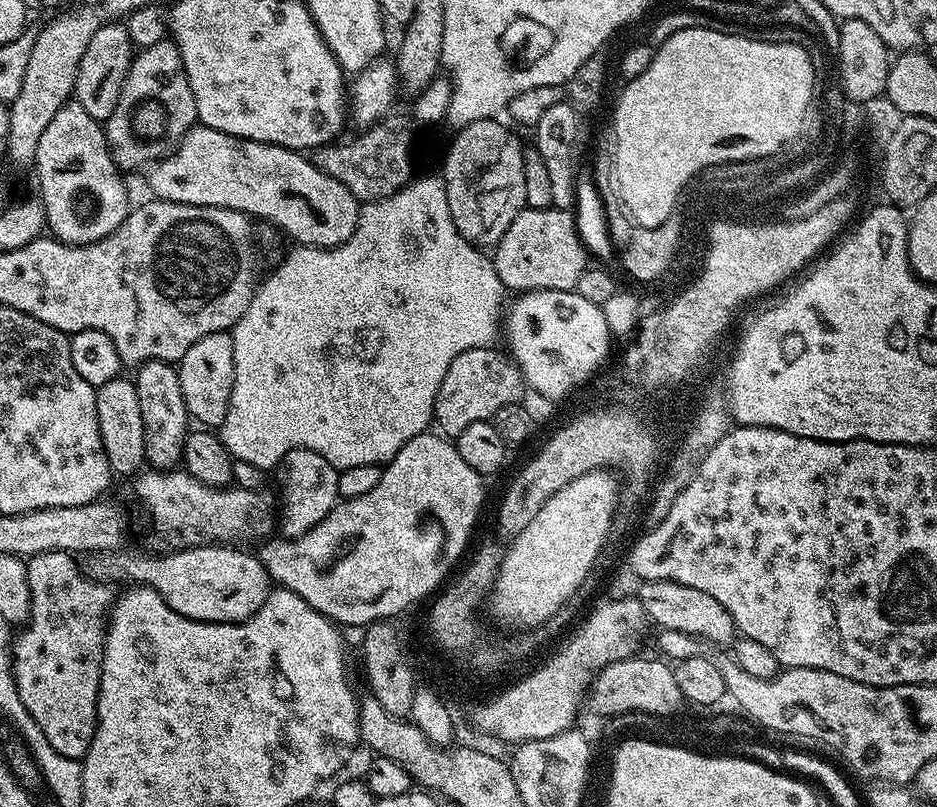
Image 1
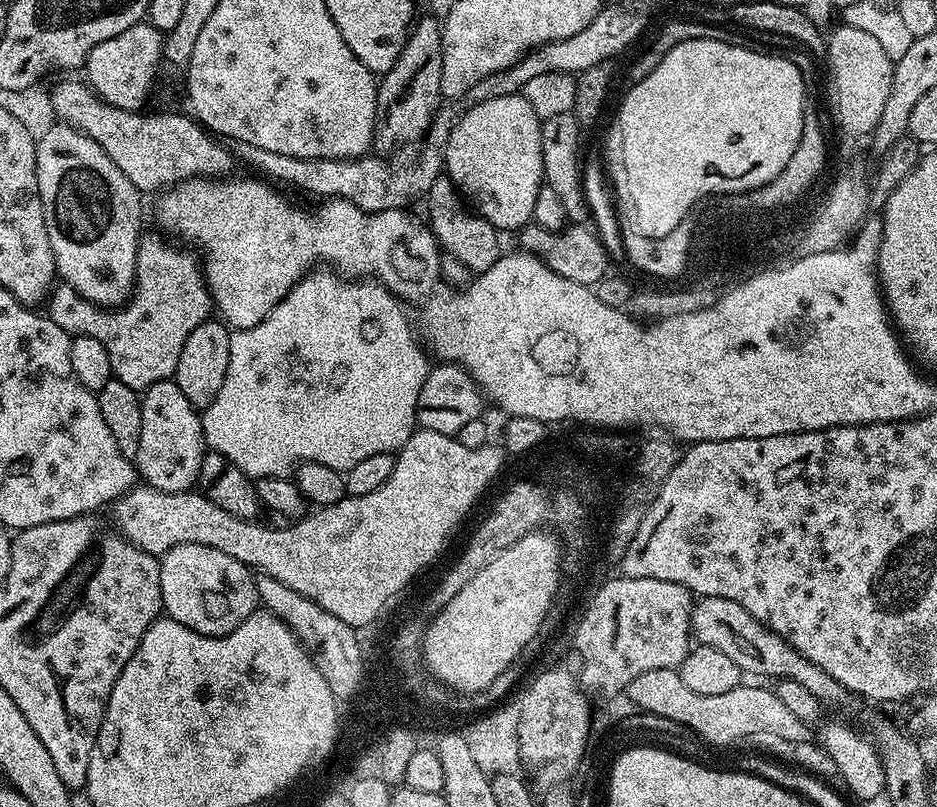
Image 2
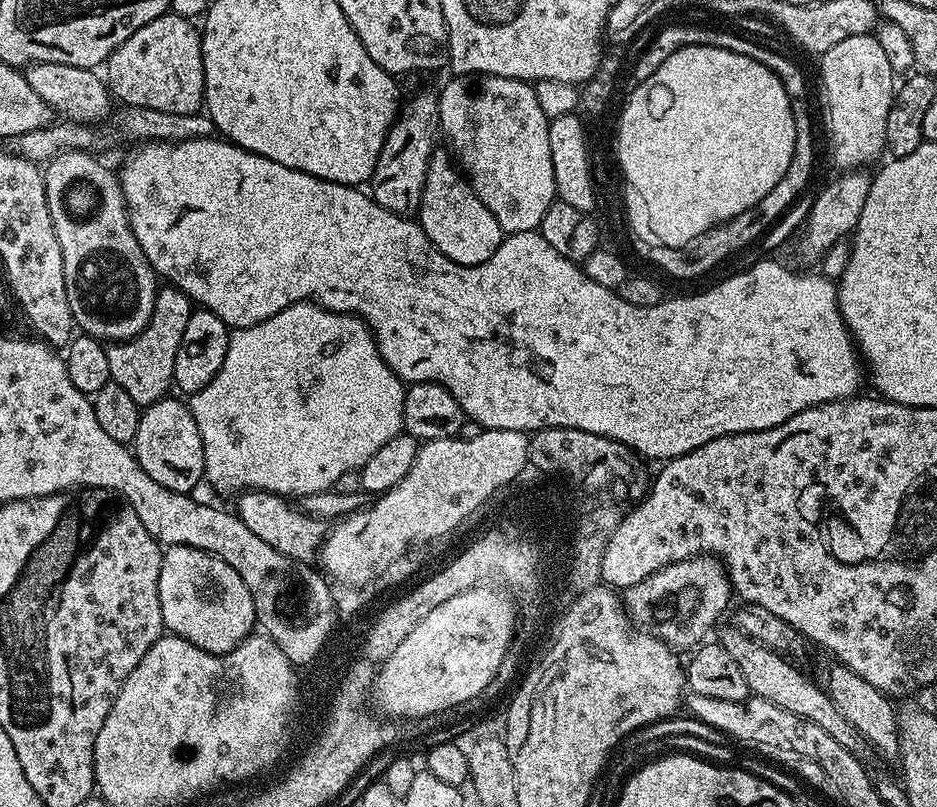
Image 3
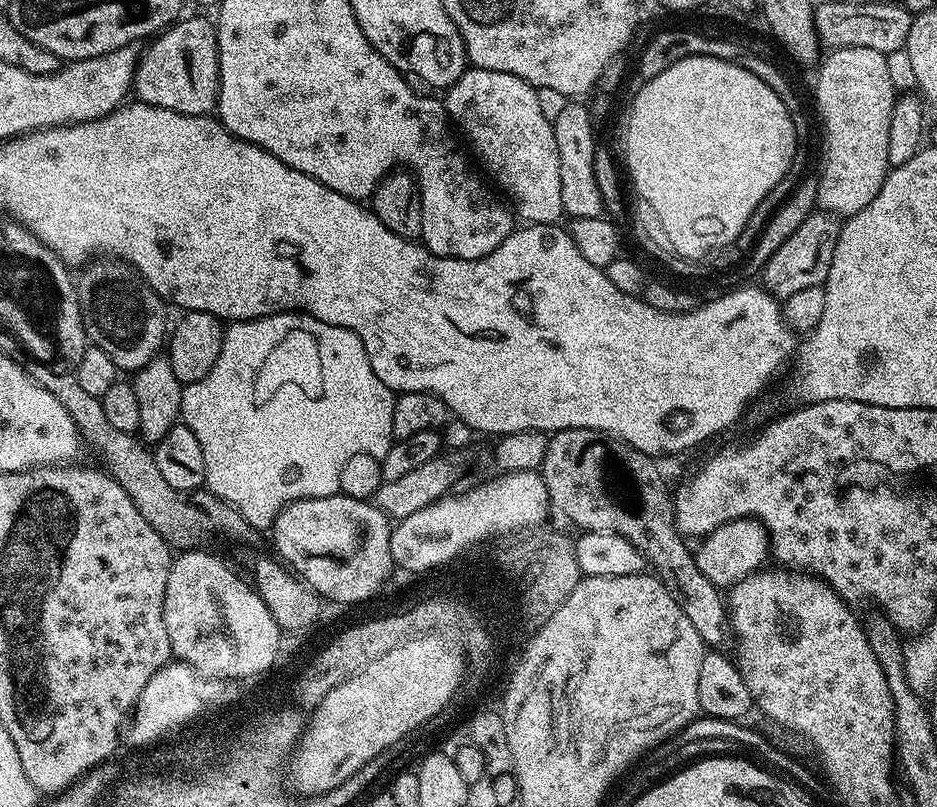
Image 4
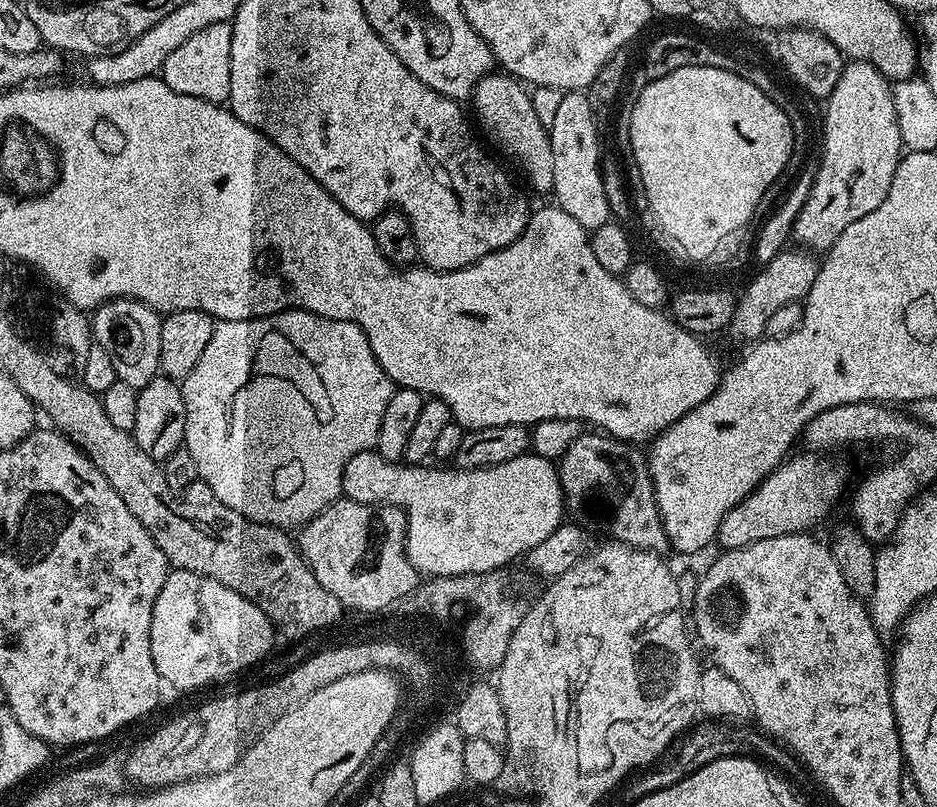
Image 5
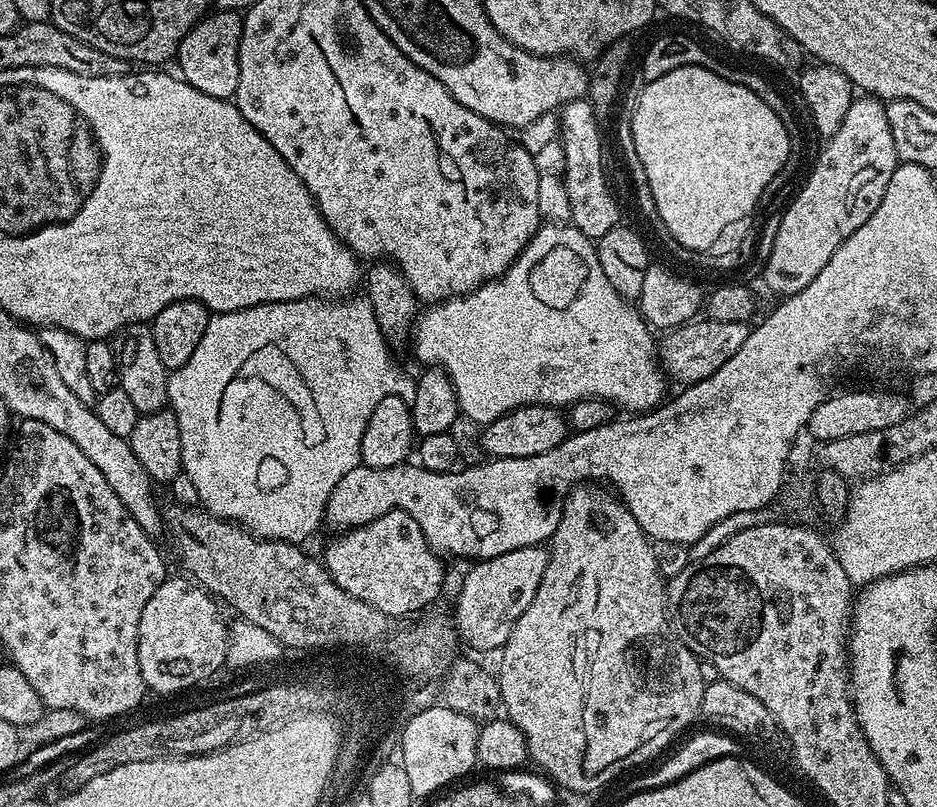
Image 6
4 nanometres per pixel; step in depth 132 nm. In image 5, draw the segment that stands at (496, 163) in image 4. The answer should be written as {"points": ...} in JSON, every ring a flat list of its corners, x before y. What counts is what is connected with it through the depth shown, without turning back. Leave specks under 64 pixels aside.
{"points":[[489,74,476,84,470,105,476,111,480,124,492,135,492,140,524,171,524,176,545,194,551,193,554,182,554,154,550,154,548,129,538,122,529,89,521,81,507,75]]}

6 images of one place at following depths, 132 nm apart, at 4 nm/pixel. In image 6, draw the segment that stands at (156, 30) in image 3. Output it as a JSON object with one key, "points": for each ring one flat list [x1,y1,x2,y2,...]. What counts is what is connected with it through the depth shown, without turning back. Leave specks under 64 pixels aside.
{"points":[[216,10,198,21,182,38,178,61,179,75,194,90,210,94,210,98,232,100,238,90,238,66,240,65,240,43,244,33,244,16,236,10]]}

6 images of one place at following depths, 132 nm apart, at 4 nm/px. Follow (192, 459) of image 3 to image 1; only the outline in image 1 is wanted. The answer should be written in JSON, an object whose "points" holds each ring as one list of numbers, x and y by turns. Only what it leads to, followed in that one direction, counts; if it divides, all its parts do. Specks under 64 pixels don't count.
{"points":[[148,360,135,372,134,383,142,406,142,426,146,438,145,461,156,470,175,469,181,463,184,440,190,431,190,417,182,398,177,365,167,360]]}

